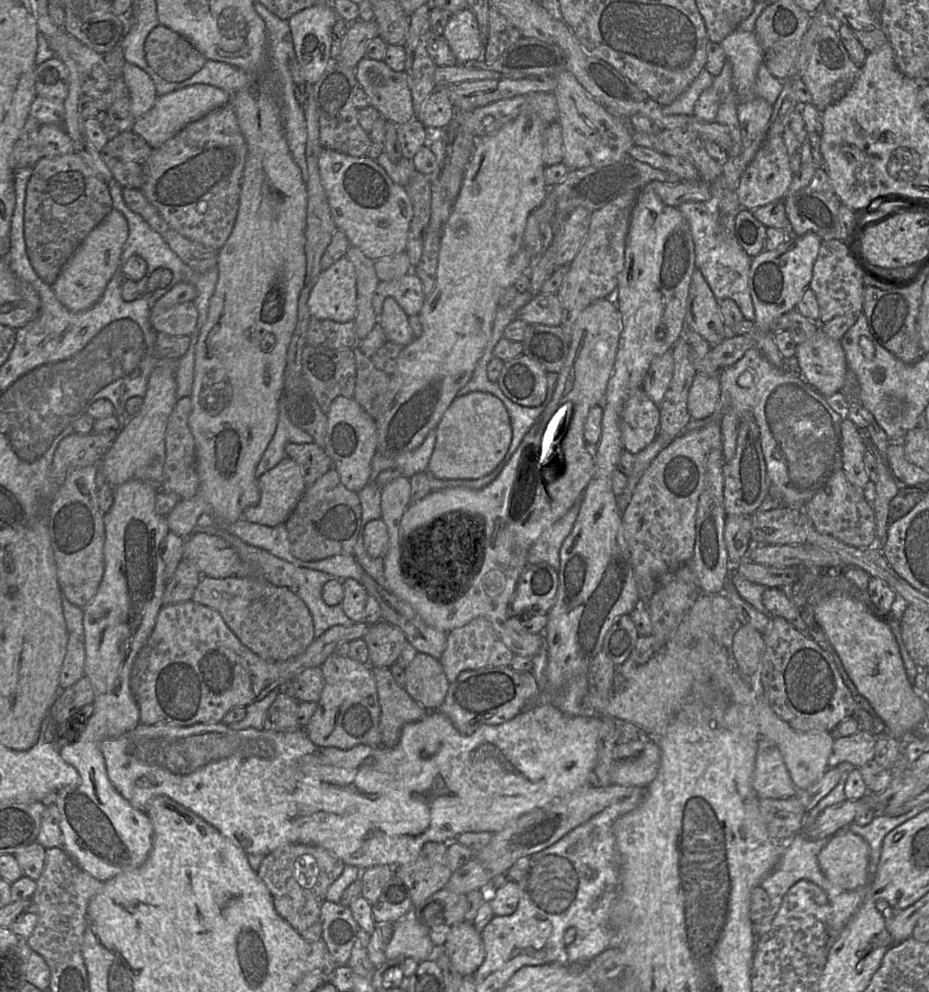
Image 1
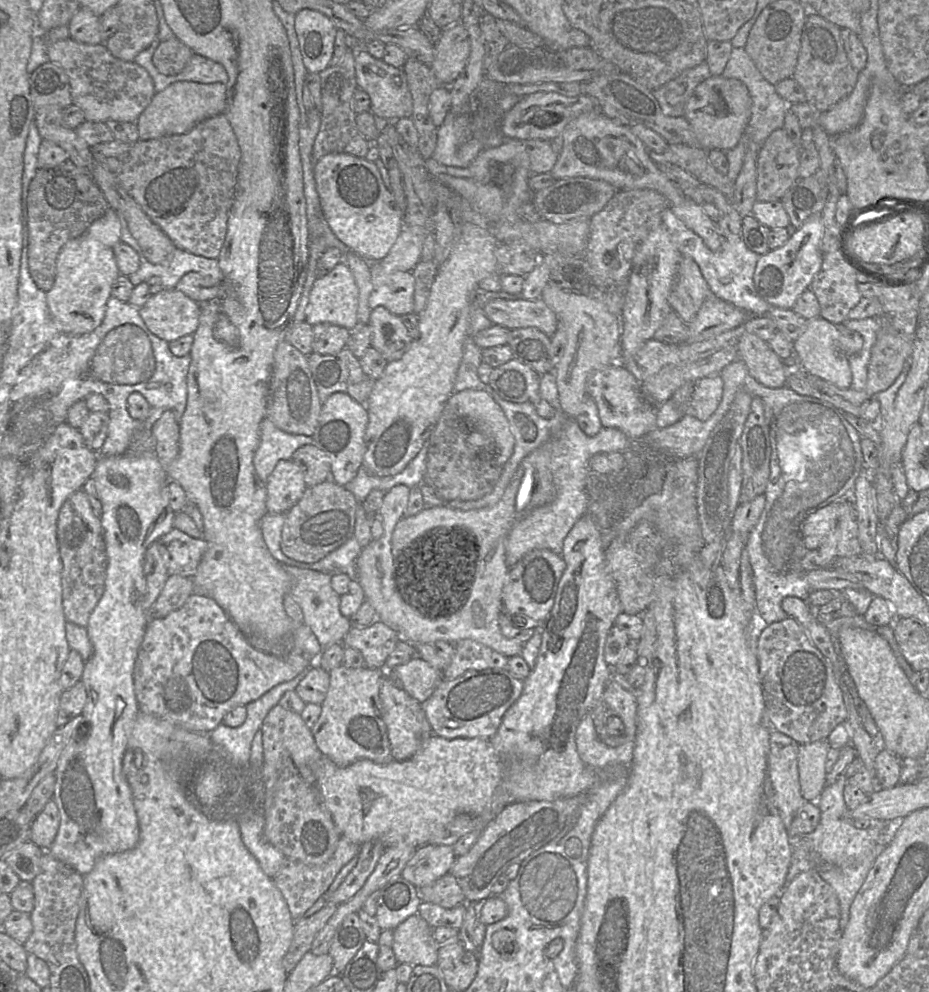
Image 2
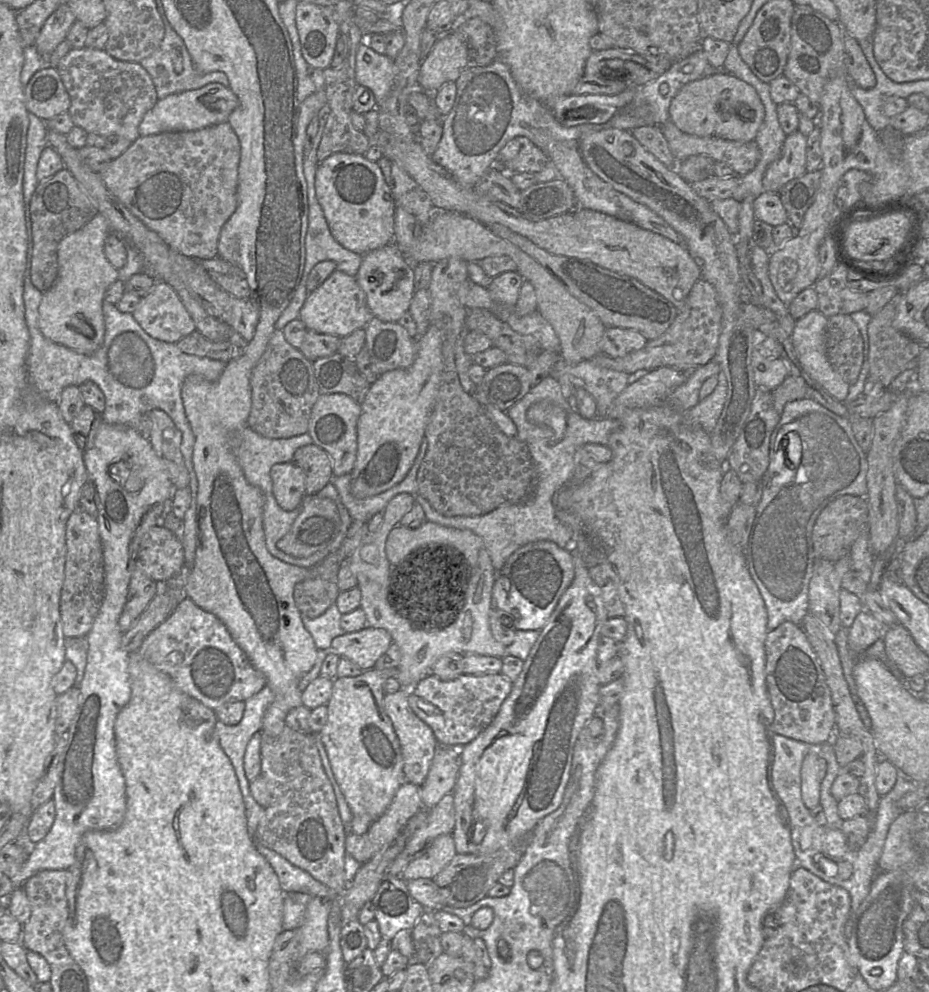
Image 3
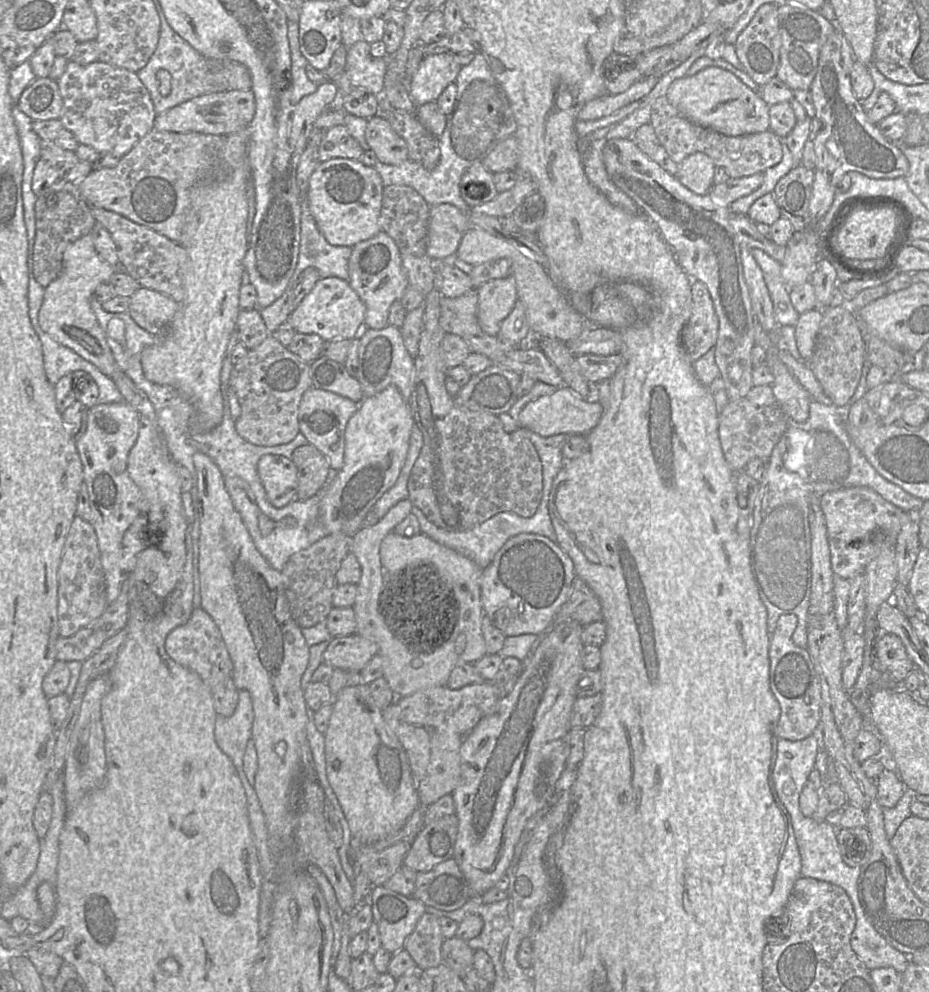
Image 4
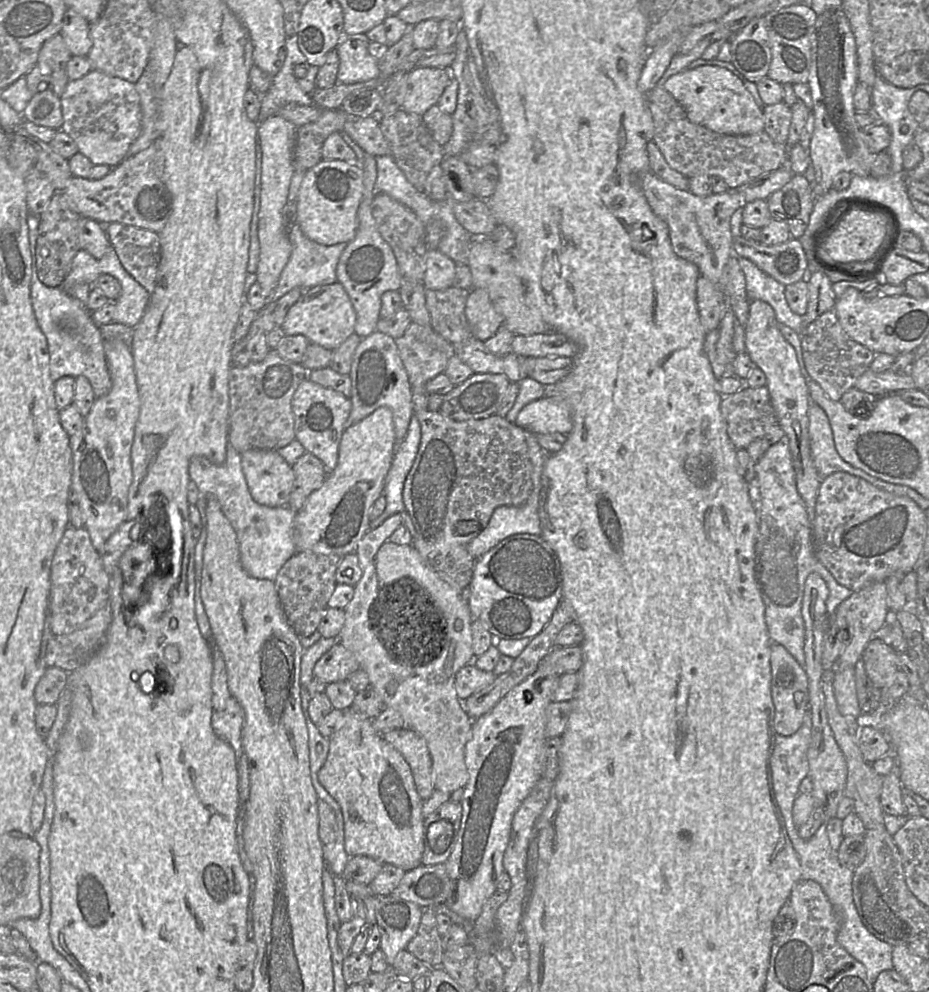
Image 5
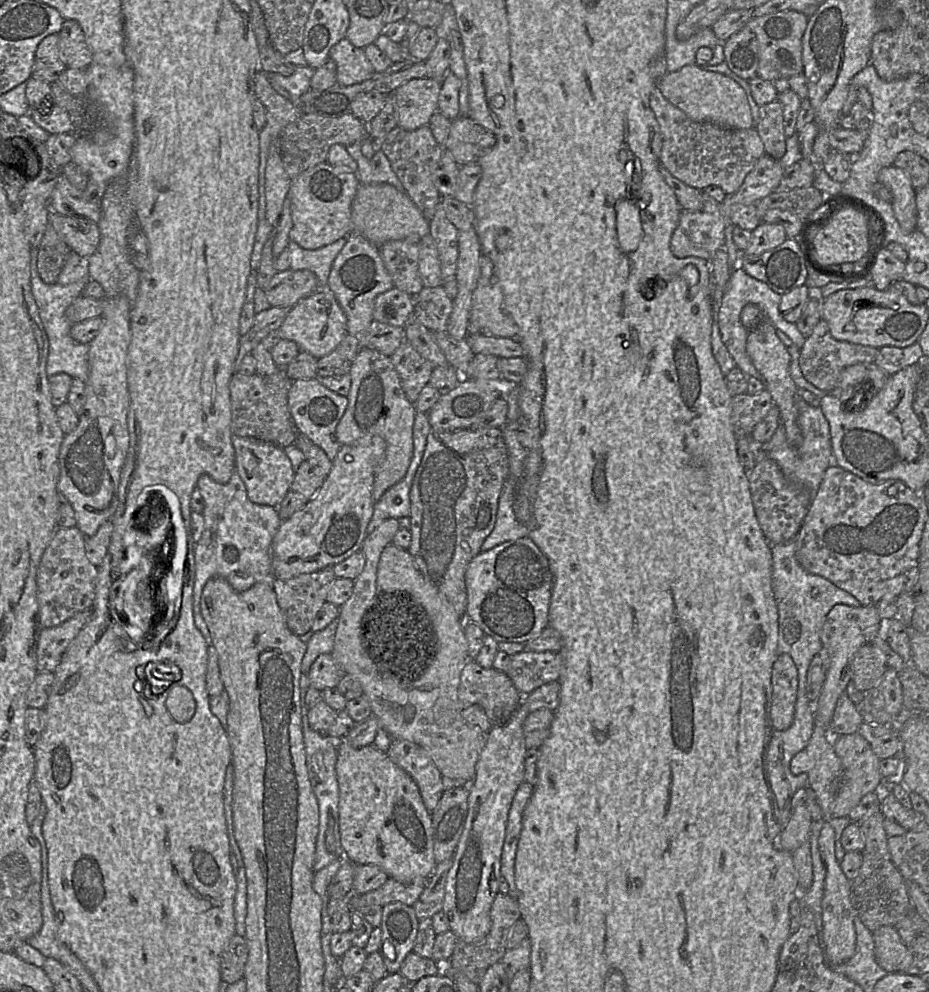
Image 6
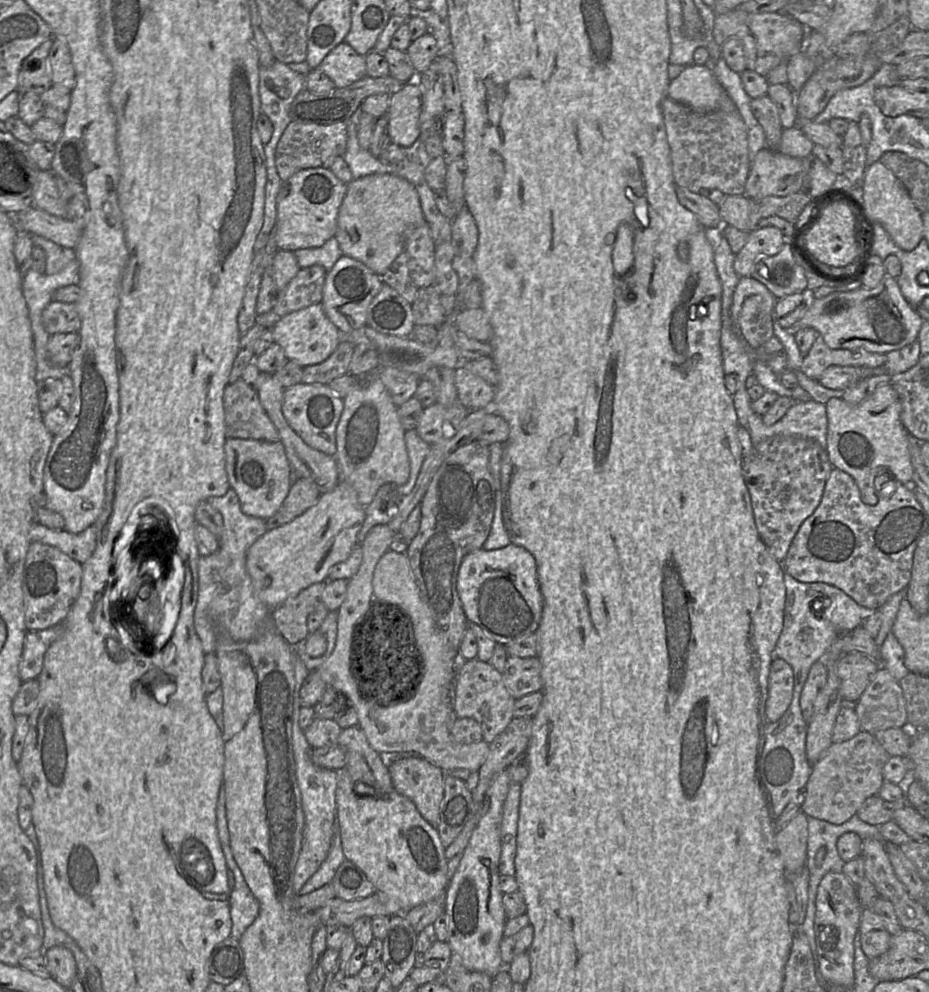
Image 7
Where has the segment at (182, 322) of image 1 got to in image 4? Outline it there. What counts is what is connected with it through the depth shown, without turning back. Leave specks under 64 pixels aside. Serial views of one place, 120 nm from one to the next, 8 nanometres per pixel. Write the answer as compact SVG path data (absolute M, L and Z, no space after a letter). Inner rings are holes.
M142 287L130 297L127 312L141 328L162 337L179 309L170 296Z

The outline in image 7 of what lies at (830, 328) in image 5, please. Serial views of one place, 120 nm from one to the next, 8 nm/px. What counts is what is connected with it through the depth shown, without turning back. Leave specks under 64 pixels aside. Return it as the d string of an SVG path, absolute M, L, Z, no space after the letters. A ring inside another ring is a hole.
M818 335L810 348L807 355L804 357L800 370L809 378L818 380L822 373L830 366L857 366L857 367L880 367L886 361L886 354L868 352L863 348L849 349L832 349L828 347L822 336Z

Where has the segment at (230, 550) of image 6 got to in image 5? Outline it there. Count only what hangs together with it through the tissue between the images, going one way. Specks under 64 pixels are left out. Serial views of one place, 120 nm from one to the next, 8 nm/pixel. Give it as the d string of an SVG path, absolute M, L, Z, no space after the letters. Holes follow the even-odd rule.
M229 441L226 460L223 464L216 465L204 456L194 456L189 463L189 477L199 490L196 506L201 517L201 533L195 545L195 615L201 634L210 642L212 641L212 631L201 598L203 551L207 537L207 499L213 495L218 499L222 512L235 530L240 561L245 571L254 578L271 581L276 579L285 562L297 553L293 539L293 523L296 512L288 506L268 507L254 501L242 470L241 453Z

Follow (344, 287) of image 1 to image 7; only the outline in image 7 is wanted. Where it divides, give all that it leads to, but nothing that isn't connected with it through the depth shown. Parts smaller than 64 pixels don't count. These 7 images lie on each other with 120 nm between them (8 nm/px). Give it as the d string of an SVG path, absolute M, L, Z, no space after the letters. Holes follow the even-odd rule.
M321 303L281 317L271 330L274 343L284 350L286 358L301 367L322 363L336 350L341 341L340 331L328 319Z

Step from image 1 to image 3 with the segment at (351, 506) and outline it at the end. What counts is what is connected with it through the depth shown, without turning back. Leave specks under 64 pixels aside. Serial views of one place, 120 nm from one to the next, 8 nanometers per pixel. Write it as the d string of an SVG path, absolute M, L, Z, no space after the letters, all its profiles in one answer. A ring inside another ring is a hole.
M306 494L290 531L277 542L277 547L293 557L306 558L330 545L339 534L340 526L334 500Z

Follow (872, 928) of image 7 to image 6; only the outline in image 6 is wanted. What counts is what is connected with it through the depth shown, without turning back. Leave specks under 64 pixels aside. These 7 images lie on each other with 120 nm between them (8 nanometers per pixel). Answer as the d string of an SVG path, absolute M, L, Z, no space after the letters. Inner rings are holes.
M882 926L873 932L875 958L888 973L906 970L911 963L908 947L893 926Z

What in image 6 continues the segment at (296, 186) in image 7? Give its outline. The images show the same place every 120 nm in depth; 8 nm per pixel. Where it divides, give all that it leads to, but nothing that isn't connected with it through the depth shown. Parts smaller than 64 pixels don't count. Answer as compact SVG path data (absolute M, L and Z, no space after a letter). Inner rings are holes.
M326 161L292 179L286 198L290 200L292 228L289 240L306 250L317 250L351 233L352 202L360 185L356 173L345 172Z

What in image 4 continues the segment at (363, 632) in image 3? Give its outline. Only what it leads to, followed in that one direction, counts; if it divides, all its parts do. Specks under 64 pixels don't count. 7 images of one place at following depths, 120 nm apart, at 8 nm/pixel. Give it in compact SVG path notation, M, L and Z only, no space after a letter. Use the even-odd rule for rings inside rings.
M352 634L334 637L322 657L323 663L334 669L360 672L377 653L378 647L374 642L358 634Z

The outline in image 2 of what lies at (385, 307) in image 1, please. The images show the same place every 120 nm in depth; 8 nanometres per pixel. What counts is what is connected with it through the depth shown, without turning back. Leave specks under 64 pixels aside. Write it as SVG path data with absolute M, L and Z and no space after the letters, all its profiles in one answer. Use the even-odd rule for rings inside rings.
M383 306L371 311L368 325L371 328L371 347L388 363L399 360L409 349L413 339L400 317L390 313Z

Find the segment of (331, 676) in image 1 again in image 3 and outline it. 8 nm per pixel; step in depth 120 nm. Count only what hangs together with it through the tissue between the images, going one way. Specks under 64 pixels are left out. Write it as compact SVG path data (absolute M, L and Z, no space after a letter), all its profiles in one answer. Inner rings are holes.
M373 667L355 677L334 678L332 693L326 703L327 720L318 733L335 780L352 815L369 815L372 822L385 812L395 793L405 782L399 739L383 706L383 686L388 677L392 677L392 671L393 669L380 670Z

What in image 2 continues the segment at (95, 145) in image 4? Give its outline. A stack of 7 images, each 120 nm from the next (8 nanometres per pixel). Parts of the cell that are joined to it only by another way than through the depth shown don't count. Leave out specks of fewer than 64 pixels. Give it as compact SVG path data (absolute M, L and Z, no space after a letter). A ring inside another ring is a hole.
M69 37L48 41L47 51L49 59L66 72L71 87L72 103L84 112L86 121L136 122L156 94L148 72L134 61L126 62L114 57L105 43L84 44Z

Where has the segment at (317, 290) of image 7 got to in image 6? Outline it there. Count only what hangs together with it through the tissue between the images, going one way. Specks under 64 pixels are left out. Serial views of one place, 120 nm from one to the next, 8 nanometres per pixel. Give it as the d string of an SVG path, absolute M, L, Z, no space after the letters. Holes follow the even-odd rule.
M309 270L277 272L263 290L270 307L292 308L318 289L316 275Z

